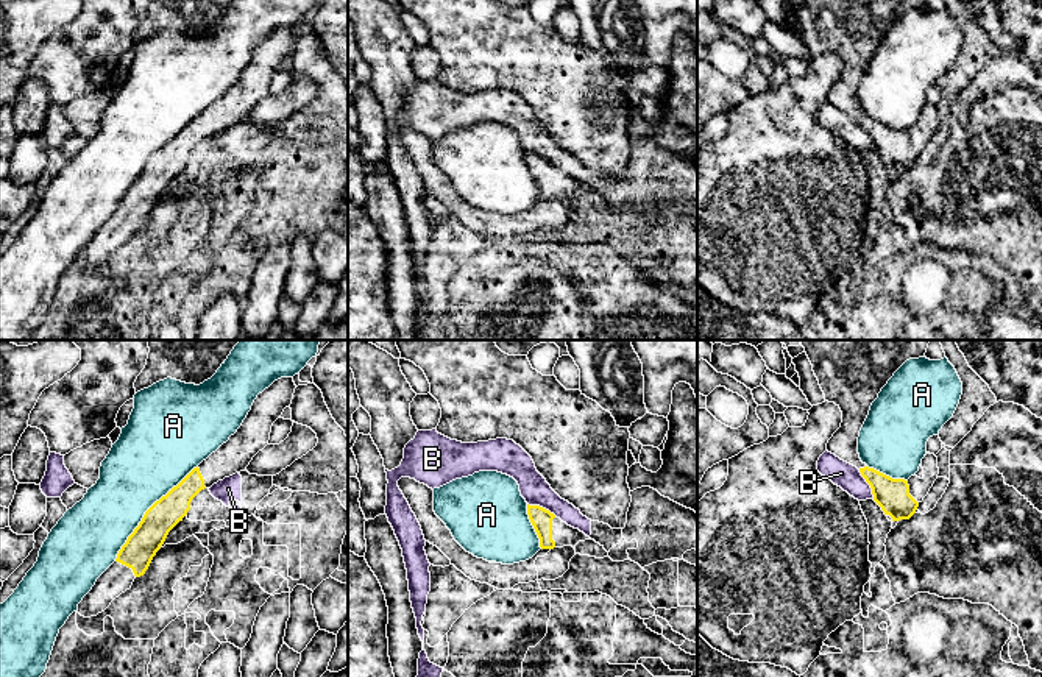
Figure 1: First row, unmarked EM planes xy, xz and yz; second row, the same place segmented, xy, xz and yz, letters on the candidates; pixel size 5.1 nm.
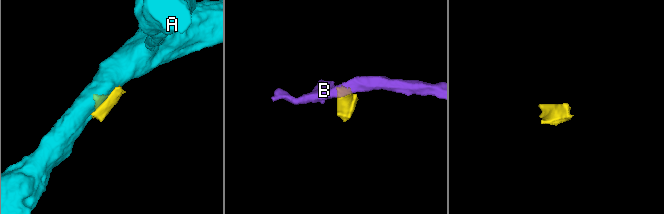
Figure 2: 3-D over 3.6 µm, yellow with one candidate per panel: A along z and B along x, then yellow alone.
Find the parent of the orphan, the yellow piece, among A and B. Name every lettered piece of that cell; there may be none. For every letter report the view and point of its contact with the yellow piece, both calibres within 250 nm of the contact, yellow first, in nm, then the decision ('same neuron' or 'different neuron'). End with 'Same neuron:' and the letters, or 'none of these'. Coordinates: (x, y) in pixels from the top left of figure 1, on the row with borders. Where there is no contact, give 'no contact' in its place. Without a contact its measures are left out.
A: contact xy (147, 510); calibres 160 and 380 nm; different neuron
B: contact yz (868, 482); calibres 180 and 130 nm; different neuron
Same neuron: none of these

